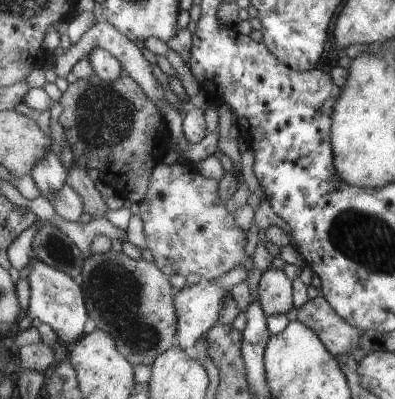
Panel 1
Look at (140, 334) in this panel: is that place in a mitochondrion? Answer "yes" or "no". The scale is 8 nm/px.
yes

